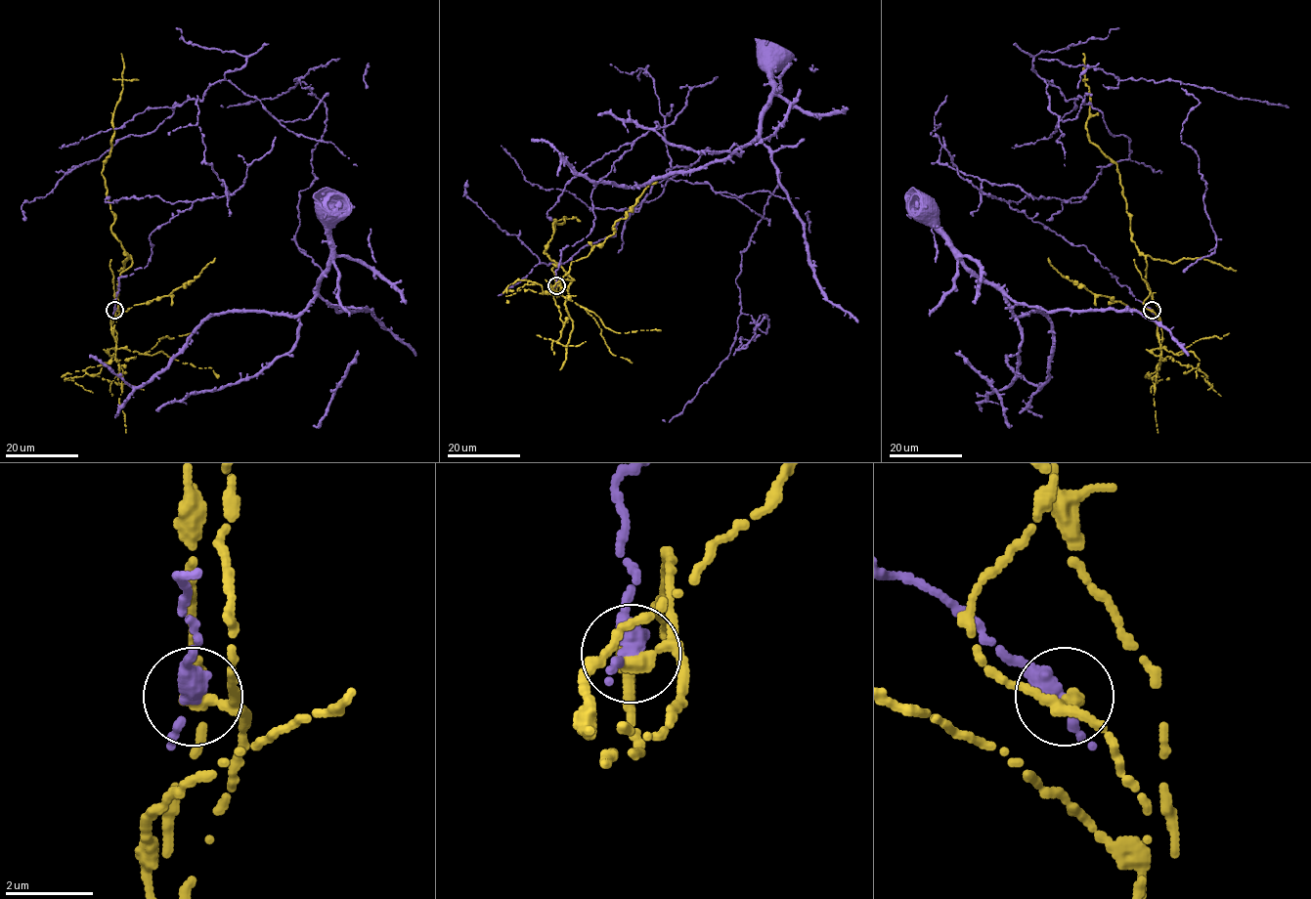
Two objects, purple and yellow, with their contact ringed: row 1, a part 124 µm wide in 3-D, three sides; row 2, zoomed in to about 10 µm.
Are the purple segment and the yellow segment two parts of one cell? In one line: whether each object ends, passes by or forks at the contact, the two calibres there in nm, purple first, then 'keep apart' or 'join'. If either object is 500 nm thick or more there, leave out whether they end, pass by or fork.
purple ends there; yellow passes by; 480 nm thick on the purple side, 240 nm on the other; keep apart

